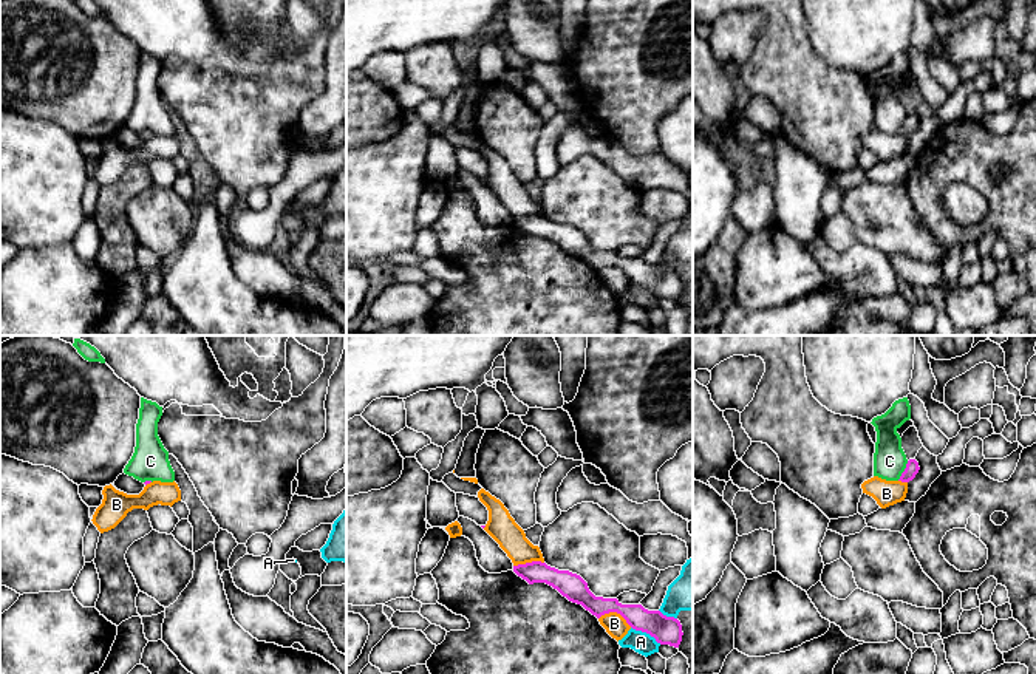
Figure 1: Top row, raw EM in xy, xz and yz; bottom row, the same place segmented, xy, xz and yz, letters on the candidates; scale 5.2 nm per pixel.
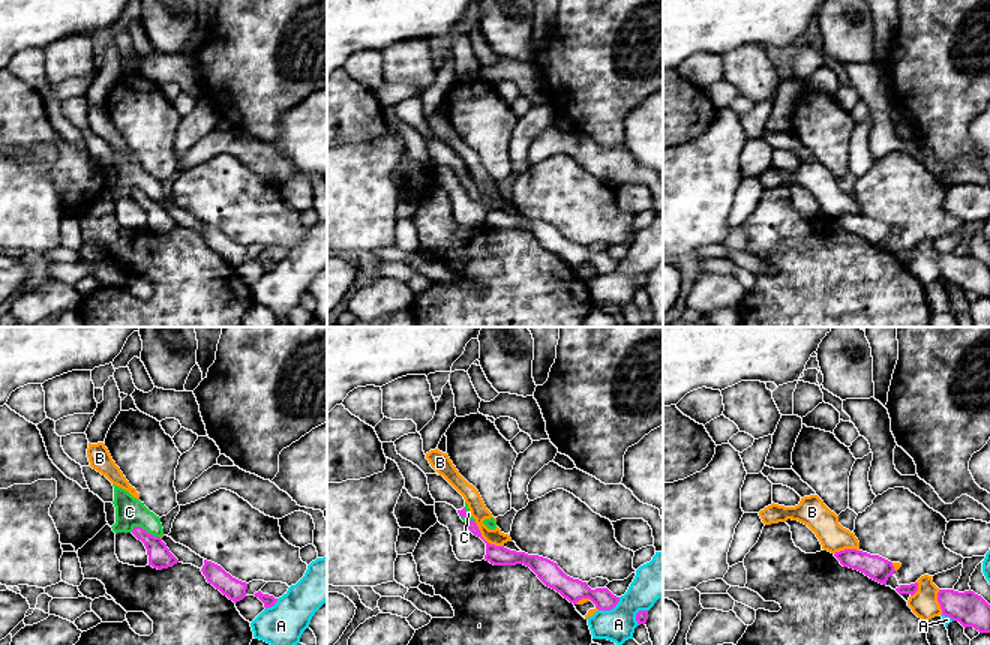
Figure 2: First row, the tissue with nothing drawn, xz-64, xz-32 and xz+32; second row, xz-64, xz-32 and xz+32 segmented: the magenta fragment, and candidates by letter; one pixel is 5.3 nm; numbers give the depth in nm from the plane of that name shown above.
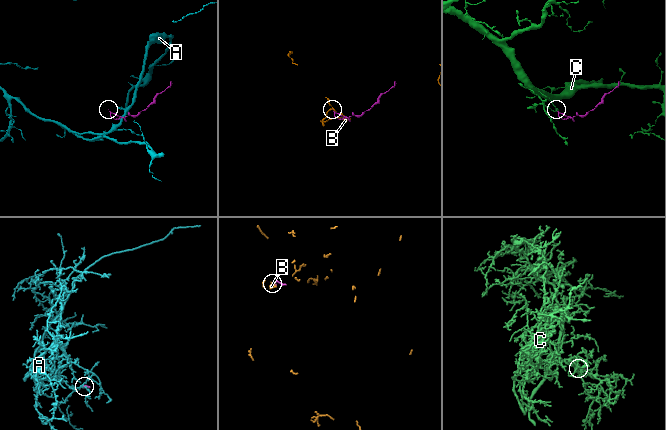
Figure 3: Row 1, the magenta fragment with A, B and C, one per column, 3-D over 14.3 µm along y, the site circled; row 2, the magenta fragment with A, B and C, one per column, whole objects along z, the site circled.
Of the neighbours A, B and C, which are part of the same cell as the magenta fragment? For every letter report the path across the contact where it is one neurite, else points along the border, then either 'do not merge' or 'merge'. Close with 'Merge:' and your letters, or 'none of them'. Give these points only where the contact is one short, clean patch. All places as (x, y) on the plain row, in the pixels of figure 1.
A: border xz (631, 280), (648, 286), (661, 297); do not merge
B: do not merge
C: border yz (908, 115), (897, 133); do not merge
Merge: none of them

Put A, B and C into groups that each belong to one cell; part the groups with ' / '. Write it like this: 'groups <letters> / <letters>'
groups A / B / C

